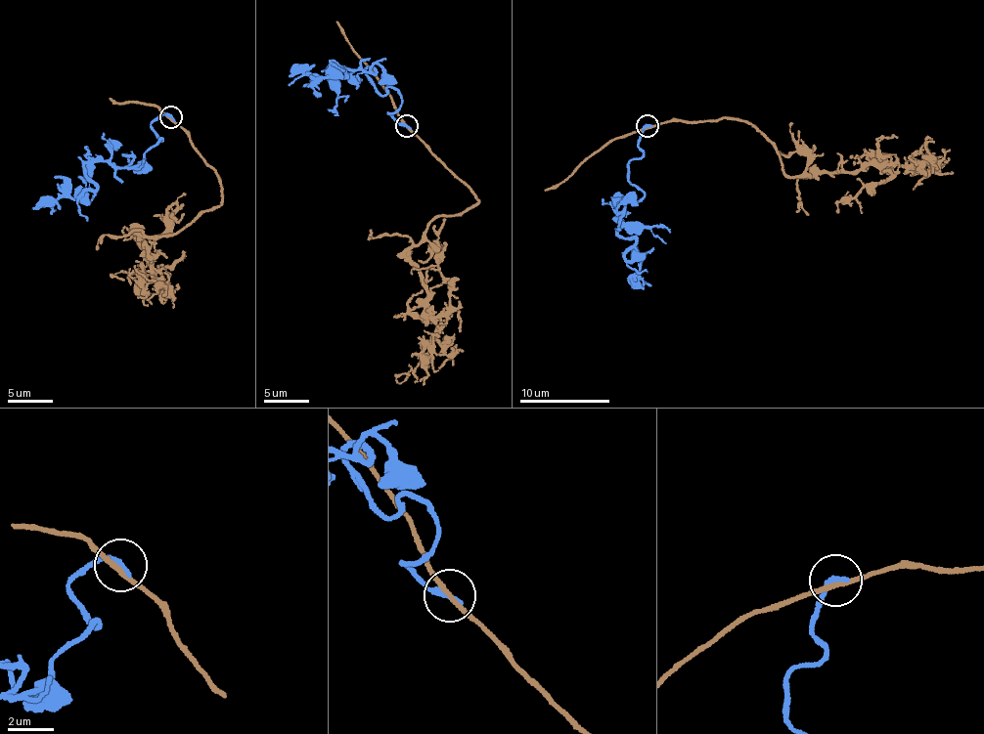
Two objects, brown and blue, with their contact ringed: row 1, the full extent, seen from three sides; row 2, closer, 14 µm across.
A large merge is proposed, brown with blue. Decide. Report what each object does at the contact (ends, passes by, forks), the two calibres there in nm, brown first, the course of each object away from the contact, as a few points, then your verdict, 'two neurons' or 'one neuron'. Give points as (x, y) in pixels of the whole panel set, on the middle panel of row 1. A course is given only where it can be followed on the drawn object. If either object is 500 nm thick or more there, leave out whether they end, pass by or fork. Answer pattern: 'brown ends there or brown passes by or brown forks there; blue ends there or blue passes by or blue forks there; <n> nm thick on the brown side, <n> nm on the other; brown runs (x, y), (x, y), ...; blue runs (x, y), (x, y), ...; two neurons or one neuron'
brown passes by; blue ends there; 190 nm thick on the brown side, 300 nm on the other; brown runs (407, 126), (478, 202), (438, 216), (408, 252), (427, 309), (446, 312), (448, 284), (439, 266), (411, 275); blue runs (407, 126), (388, 112), (399, 93), (383, 95), (373, 68), (288, 85); two neurons

